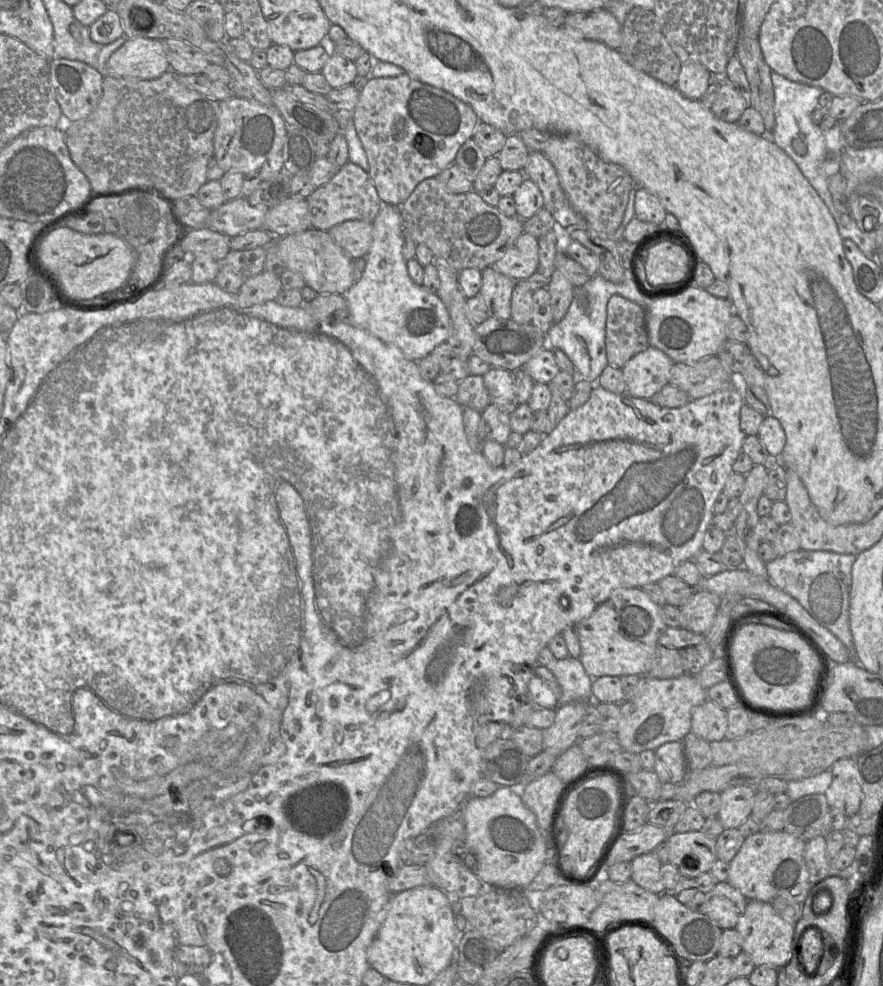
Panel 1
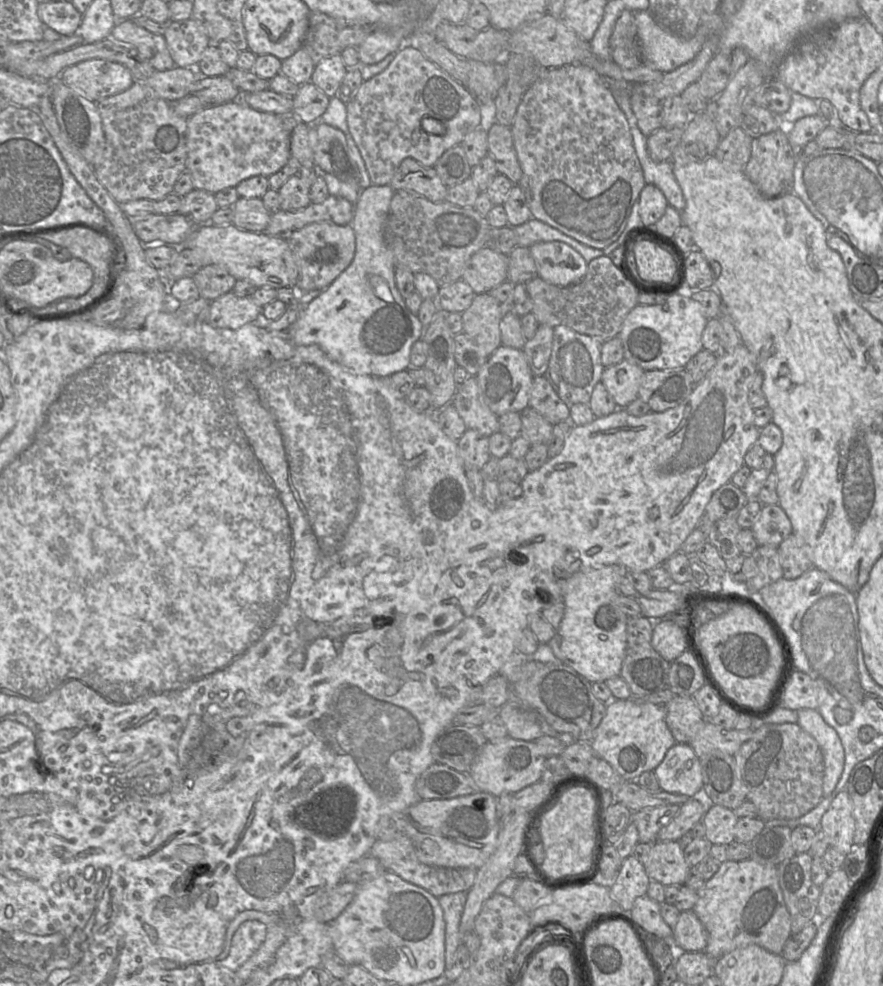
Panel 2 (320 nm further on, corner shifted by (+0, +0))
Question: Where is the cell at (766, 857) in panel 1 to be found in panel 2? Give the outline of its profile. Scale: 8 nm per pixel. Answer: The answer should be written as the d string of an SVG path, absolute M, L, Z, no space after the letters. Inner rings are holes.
M753 859L725 861L717 872L697 890L698 900L693 911L707 931L705 952L716 960L737 948L756 944L774 954L781 954L787 939L791 936L791 918L784 903L779 885L777 865L762 864Z

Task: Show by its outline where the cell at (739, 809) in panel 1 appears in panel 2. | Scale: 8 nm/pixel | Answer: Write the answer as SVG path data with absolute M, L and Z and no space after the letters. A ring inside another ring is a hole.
M711 805L702 817L706 829L705 838L712 844L728 845L735 839L734 827L737 820L733 810Z

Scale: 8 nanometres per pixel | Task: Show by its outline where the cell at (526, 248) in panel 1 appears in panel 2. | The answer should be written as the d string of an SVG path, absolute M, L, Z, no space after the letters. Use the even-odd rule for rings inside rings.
M483 247L468 261L461 279L467 282L475 294L488 293L507 281L508 255Z

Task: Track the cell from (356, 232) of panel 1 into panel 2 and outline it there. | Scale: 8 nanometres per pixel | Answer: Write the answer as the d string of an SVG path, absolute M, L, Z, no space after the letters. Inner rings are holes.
M314 222L293 232L286 240L298 268L294 287L298 293L325 289L350 265L355 256L356 240L351 224Z

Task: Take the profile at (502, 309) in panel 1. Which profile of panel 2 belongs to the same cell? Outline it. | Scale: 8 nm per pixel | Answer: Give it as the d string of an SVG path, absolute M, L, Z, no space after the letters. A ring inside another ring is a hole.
M490 293L476 294L462 313L463 329L484 357L489 357L500 345L500 321L504 315L501 302Z

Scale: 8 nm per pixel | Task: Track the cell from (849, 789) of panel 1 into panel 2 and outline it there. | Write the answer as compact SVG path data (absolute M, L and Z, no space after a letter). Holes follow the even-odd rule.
M842 790L823 814L820 828L831 847L843 855L850 852L855 832L852 800L846 790Z

